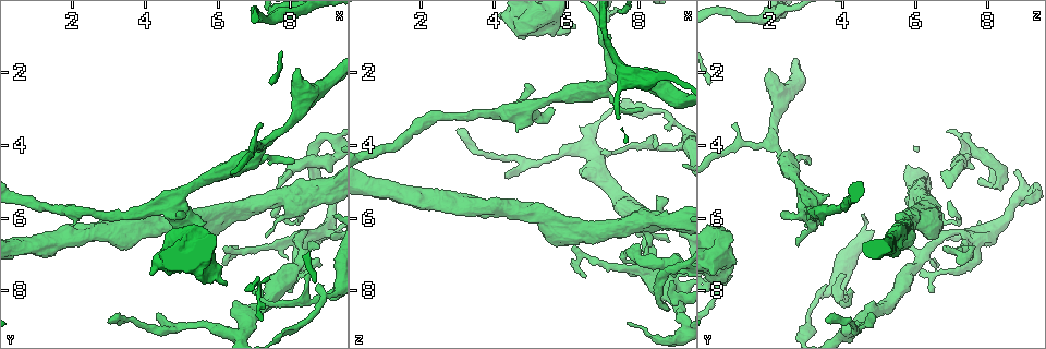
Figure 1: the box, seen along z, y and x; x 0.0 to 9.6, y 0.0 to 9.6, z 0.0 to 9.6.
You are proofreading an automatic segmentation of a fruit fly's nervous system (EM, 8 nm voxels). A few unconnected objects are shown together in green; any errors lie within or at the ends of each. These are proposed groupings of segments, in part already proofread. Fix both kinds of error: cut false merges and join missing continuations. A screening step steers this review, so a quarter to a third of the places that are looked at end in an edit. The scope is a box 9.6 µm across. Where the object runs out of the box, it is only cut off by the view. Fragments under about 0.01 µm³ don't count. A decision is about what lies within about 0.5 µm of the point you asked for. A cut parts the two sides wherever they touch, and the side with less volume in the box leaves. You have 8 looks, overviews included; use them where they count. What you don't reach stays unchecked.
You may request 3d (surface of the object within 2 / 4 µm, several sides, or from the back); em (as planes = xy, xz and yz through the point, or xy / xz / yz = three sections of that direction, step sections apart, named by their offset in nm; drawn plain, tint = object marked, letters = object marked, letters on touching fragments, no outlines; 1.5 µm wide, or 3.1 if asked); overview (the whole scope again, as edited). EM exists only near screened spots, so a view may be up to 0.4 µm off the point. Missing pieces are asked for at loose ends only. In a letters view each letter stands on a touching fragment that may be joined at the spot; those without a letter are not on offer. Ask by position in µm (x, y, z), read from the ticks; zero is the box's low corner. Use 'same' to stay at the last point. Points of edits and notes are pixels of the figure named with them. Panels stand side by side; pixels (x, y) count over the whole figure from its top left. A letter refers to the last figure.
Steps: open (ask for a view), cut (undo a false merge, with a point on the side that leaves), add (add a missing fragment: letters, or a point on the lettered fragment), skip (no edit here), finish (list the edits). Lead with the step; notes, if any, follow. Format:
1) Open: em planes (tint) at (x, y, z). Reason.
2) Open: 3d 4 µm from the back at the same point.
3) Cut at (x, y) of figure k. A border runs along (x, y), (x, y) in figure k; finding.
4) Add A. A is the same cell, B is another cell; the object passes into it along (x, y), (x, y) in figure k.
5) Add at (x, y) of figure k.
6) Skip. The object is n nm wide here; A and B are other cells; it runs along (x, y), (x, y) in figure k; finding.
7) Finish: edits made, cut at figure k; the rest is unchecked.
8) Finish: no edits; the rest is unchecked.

Open: 3d 4 µm at (6.25, 7.85, 0.75). Branch stops here.

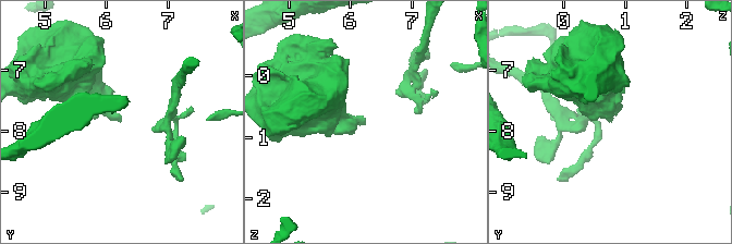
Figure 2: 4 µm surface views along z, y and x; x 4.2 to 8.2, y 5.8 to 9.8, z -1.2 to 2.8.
Open: em planes (letters) at (6.25, 7.75, 0.70).

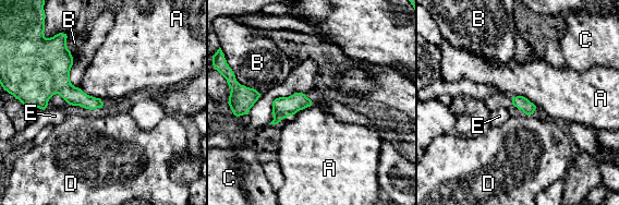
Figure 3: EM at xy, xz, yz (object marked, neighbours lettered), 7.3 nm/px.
Skip. A, B, C, D and E are other cells; no lettered fragment goes on from it.

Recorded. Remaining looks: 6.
Open: 3d 4 µm at (5.00, 9.00, 4.55). Branch point.

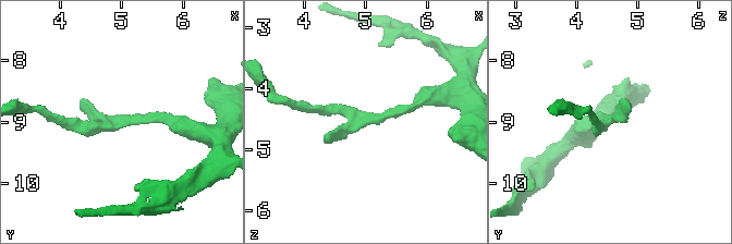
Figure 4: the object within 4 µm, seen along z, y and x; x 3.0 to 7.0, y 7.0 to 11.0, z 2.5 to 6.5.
Open: em planes (tint) at (5.00, 9.00, 4.50).

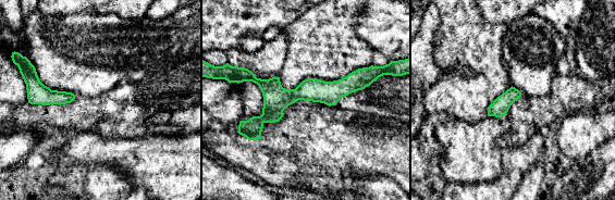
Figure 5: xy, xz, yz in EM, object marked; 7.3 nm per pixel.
Open: em planes (letters) at the same point.

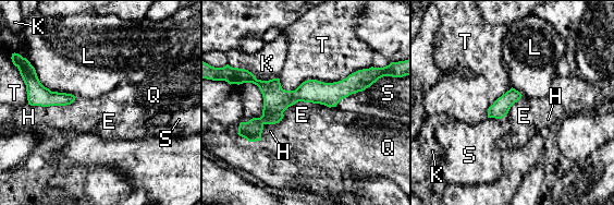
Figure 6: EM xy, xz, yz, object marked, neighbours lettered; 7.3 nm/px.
Skip. The object is 140 nm wide here; E, H, K, L, Q, S and T are other cells; a border runs along (329, 108), (296, 101), (282, 113) in figure 6; all the same neuron.

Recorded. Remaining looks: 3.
Open: 3d 4 µm at (7.60, 5.20, 6.95). Free end.

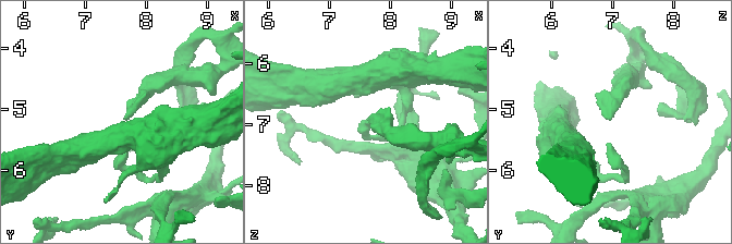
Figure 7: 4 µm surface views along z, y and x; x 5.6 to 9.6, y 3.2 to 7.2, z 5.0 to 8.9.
Open: em yz step 4 (tint) at (7.65, 5.15, 6.90).

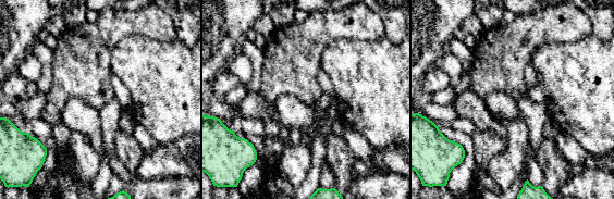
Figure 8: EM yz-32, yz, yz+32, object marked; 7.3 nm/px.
Open: em planes (letters) at the same point. Cut it another way.

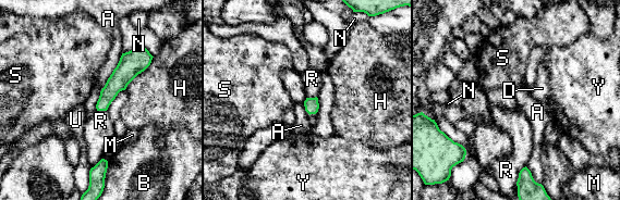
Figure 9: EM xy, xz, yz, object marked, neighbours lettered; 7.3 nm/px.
Skip. A, B, D, H, M, N, R, S, U and Y are other cells; it runs along (137, 55), (111, 88), (99, 108) in figure 9; none of them fits.

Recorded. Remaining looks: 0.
Finish: no edits; the rest is unchecked.

